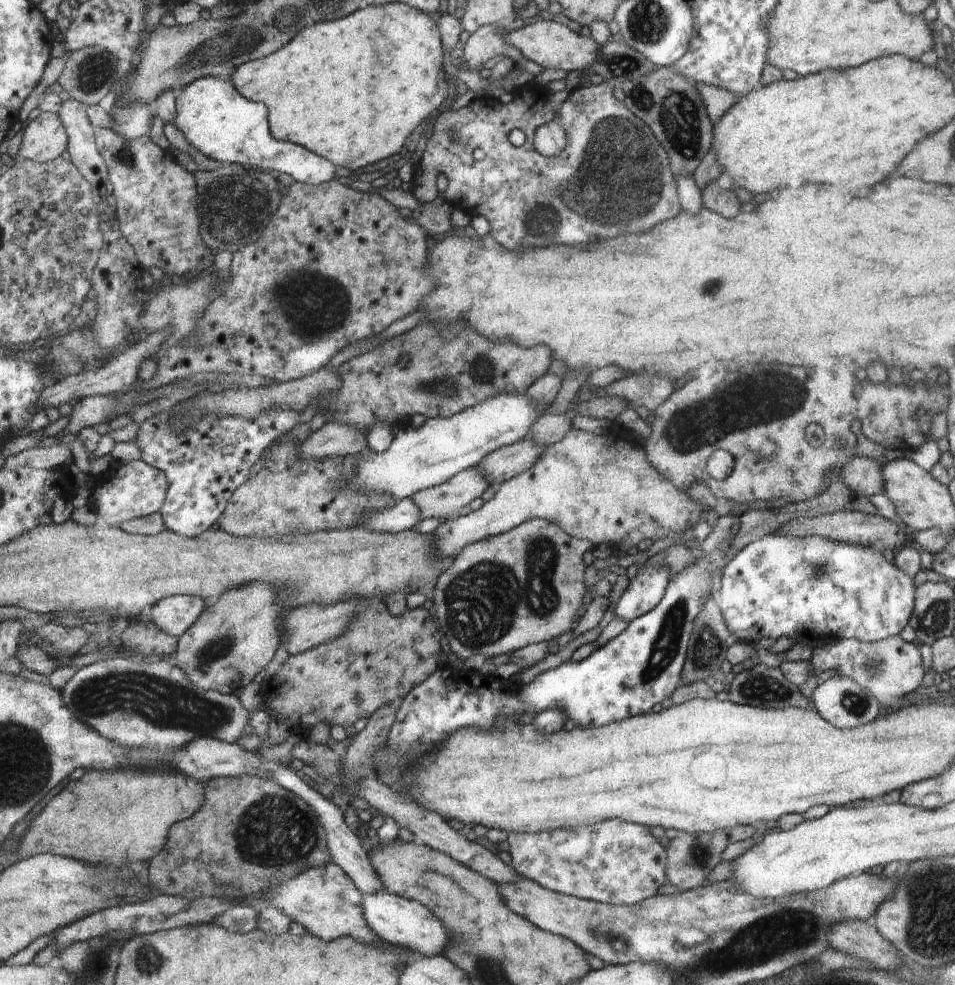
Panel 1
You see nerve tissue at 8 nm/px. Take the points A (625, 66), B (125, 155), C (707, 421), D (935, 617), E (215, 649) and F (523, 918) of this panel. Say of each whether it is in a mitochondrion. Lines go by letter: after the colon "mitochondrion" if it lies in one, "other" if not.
A: mitochondrion
B: mitochondrion
C: mitochondrion
D: mitochondrion
E: mitochondrion
F: other

